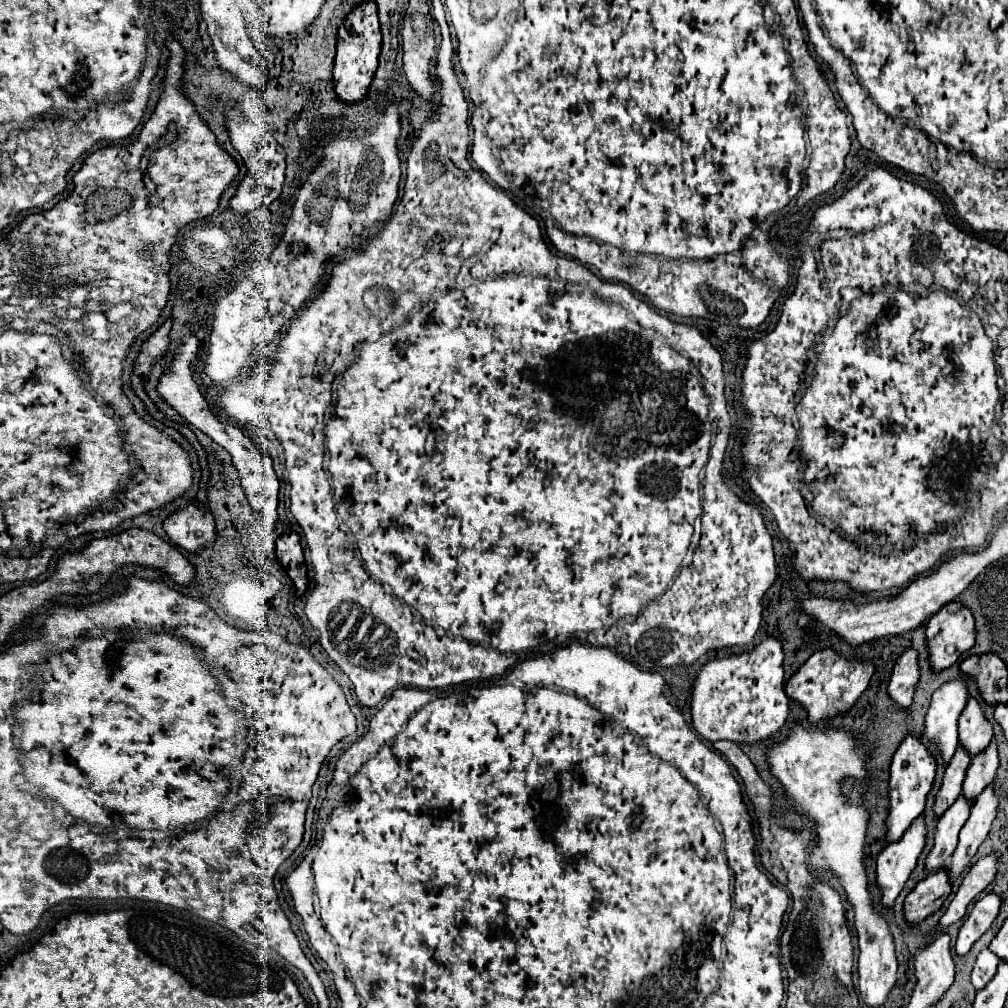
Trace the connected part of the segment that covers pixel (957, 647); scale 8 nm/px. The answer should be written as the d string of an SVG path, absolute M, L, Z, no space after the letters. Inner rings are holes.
M947 603L925 625L931 671L939 673L957 663L957 659L975 645L975 621L967 607Z

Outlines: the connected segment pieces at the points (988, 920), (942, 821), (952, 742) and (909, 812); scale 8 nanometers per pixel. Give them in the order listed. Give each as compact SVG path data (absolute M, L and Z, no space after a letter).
M993 893L981 897L973 911L967 915L965 923L961 925L959 929L959 937L957 937L957 955L967 955L971 945L991 927L991 923L995 921L997 913L999 913L999 905L1001 905L1001 899Z
M959 797L939 817L937 827L935 827L935 843L933 843L931 853L925 859L925 871L927 873L939 871L949 861L951 853L957 847L957 835L969 817L969 809L971 809L971 805L967 805L967 799Z
M961 679L949 681L933 693L925 717L925 737L939 747L945 765L949 765L953 753L959 747L957 719L965 709L965 703L967 703L965 681Z
M907 735L905 741L899 745L899 749L893 755L891 767L889 767L889 815L887 815L887 835L885 845L895 843L903 837L903 833L909 829L909 825L923 813L927 793L931 791L935 779L935 759L927 751L927 747Z

